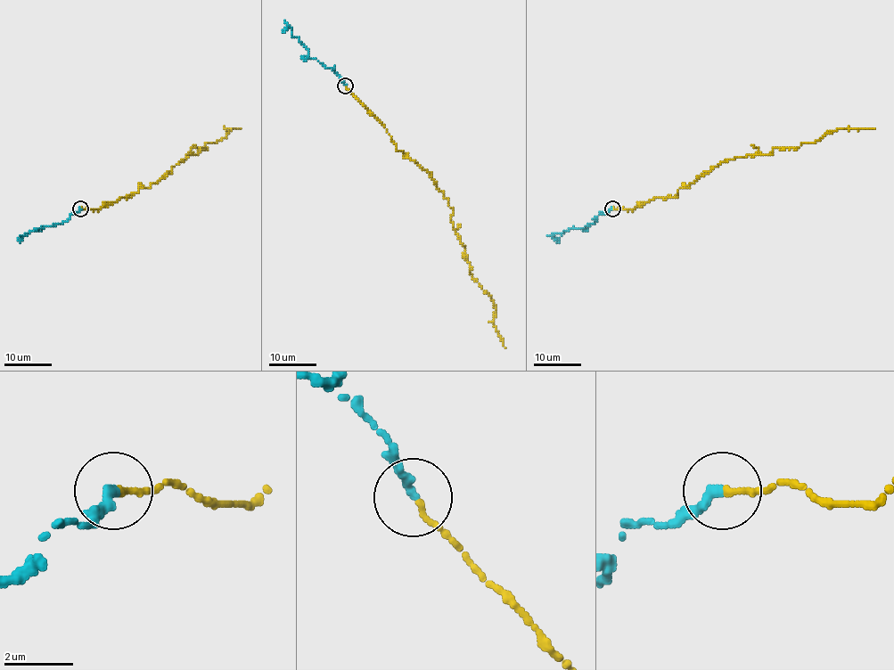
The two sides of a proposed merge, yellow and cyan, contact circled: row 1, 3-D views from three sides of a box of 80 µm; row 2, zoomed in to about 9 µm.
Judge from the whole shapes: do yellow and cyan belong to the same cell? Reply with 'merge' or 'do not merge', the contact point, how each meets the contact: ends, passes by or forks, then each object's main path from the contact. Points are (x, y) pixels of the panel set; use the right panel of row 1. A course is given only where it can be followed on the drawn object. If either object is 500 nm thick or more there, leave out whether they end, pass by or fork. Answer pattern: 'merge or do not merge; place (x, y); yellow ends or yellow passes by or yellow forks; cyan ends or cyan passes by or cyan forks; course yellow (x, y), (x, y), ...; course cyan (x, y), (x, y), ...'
merge; place (612, 208); yellow ends; cyan ends; course yellow (613, 208), (676, 197), (723, 161), (769, 155), (840, 128), (874, 128); course cyan (611, 208), (601, 212), (595, 222), (585, 227), (554, 233), (553, 237), (558, 241)

